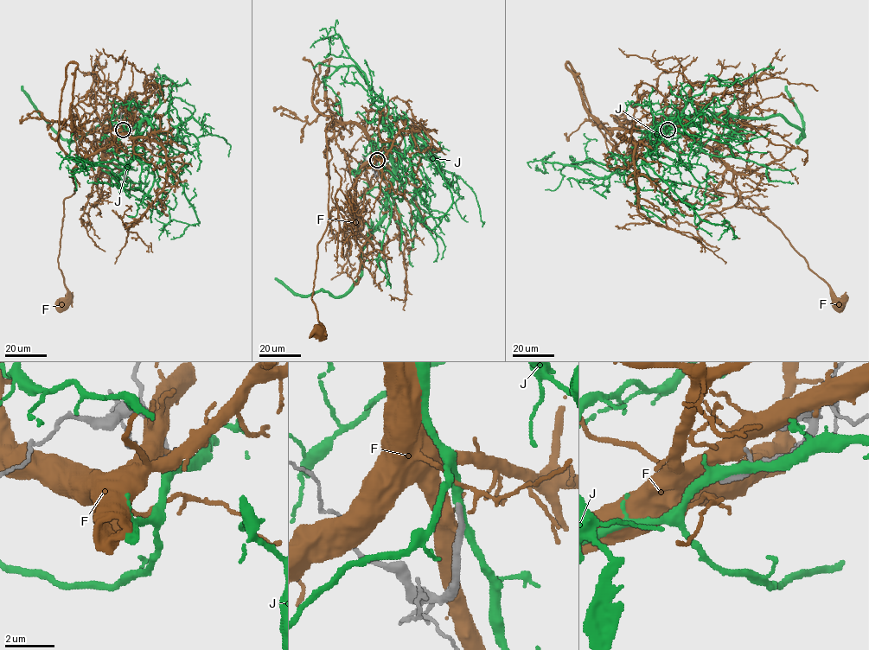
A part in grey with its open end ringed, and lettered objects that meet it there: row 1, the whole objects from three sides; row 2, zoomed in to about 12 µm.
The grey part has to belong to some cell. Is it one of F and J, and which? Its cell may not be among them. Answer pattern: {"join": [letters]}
{"join": []}

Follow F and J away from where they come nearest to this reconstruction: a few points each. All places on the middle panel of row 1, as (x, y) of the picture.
F: (377, 162), (372, 143), (356, 125), (327, 125), (328, 222), (318, 245), (312, 296), (321, 323), (318, 332)
J: (377, 162), (389, 181), (414, 138), (424, 143), (452, 203), (443, 215), (423, 221), (412, 210)

